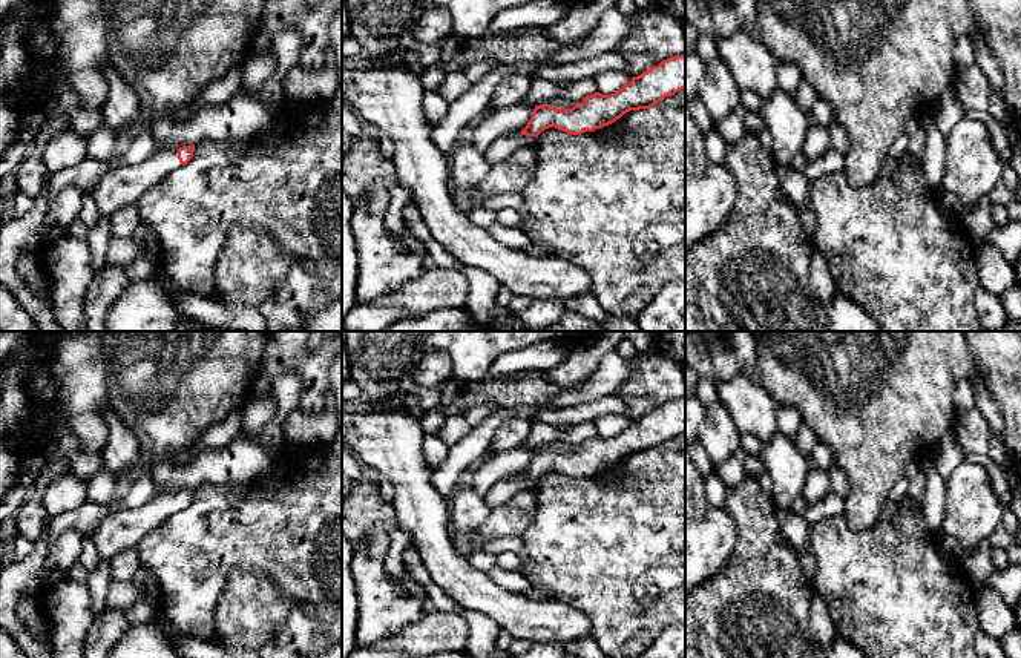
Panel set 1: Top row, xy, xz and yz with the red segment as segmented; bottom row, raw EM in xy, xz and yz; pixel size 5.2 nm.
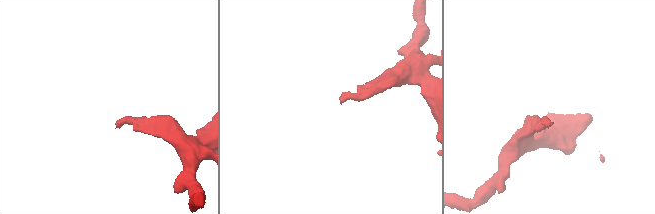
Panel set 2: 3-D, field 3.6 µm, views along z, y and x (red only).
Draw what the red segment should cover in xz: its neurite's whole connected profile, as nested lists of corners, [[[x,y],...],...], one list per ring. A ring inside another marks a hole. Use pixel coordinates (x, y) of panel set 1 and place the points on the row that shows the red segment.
[[[685,55],[670,57],[633,77],[615,94],[595,92],[578,101],[556,97],[535,106],[521,133],[538,137],[549,127],[572,135],[593,132],[615,123],[630,110],[650,109],[682,89],[685,89]]]

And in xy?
[[[195,146],[161,149],[140,164],[118,167],[101,176],[89,192],[100,215],[110,216],[126,206],[136,204],[155,184],[187,164],[193,152]]]

